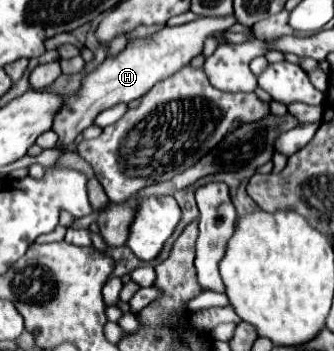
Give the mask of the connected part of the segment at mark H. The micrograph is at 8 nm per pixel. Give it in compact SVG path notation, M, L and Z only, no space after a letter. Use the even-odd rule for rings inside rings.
M200 17L198 21L180 25L180 27L162 27L154 35L146 39L136 39L126 45L126 49L114 57L114 59L104 59L102 65L96 67L84 81L82 89L74 93L66 101L66 105L58 111L54 119L52 131L58 133L58 143L56 149L64 151L84 129L94 125L94 117L102 113L108 107L114 107L118 103L130 103L142 95L146 95L154 83L174 75L178 69L190 63L192 57L200 55L202 43L216 31L226 31L232 23L236 23L236 17L224 17L224 19L214 19L214 17Z

